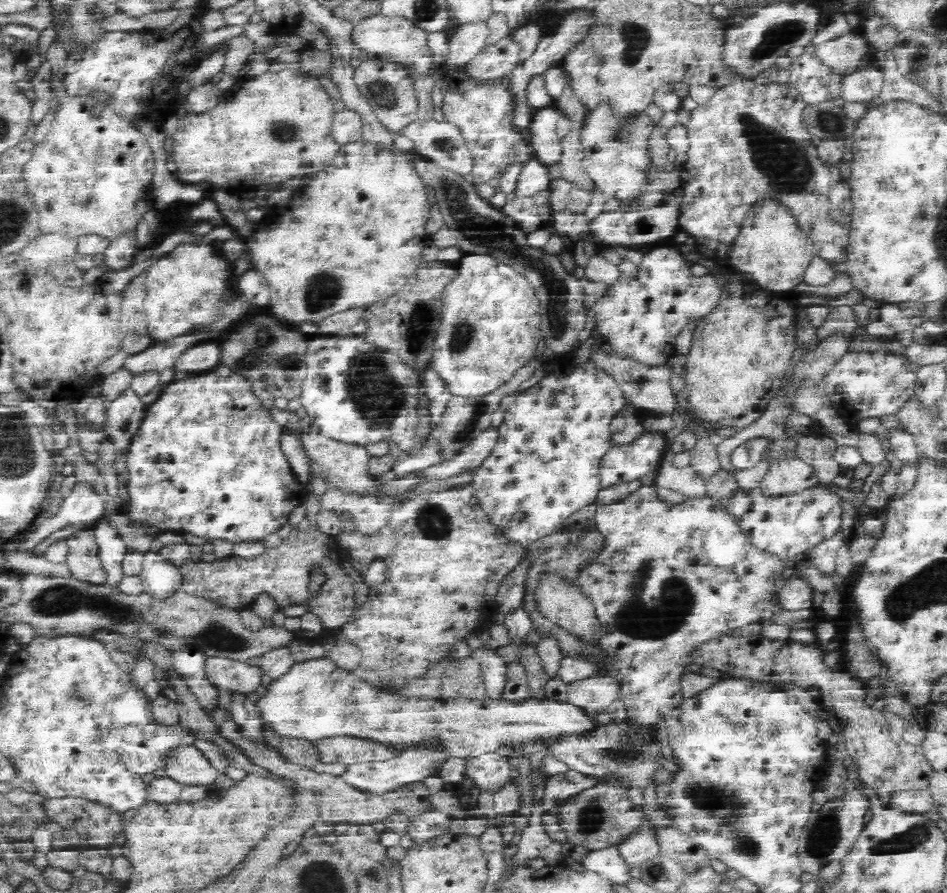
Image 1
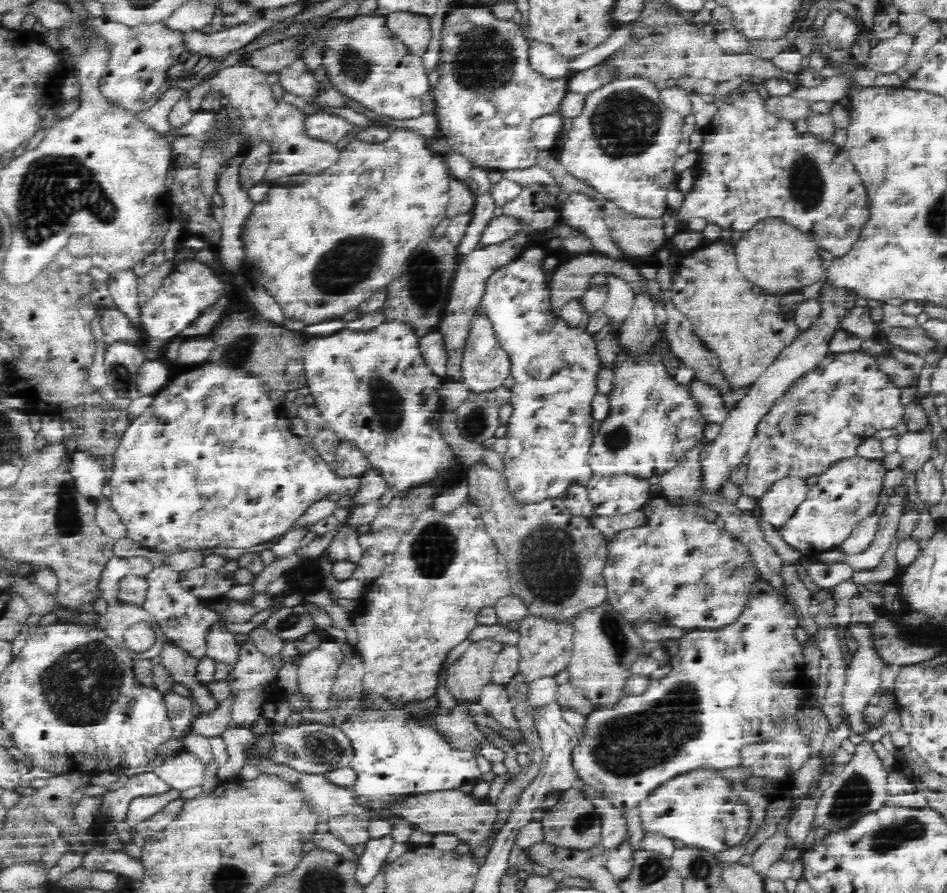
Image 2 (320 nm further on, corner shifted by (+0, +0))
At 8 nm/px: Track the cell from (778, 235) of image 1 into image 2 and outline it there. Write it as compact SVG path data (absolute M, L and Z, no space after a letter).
M766 218L744 232L734 254L738 268L748 282L754 282L768 294L783 295L800 292L798 288L824 280L825 267L817 250L817 244L801 230L786 224L781 218Z

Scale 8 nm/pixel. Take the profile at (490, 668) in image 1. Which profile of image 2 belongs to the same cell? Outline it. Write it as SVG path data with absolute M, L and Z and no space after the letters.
M487 682L482 686L476 701L486 709L487 715L492 716L503 727L518 729L517 719L512 713L514 707L504 683Z

